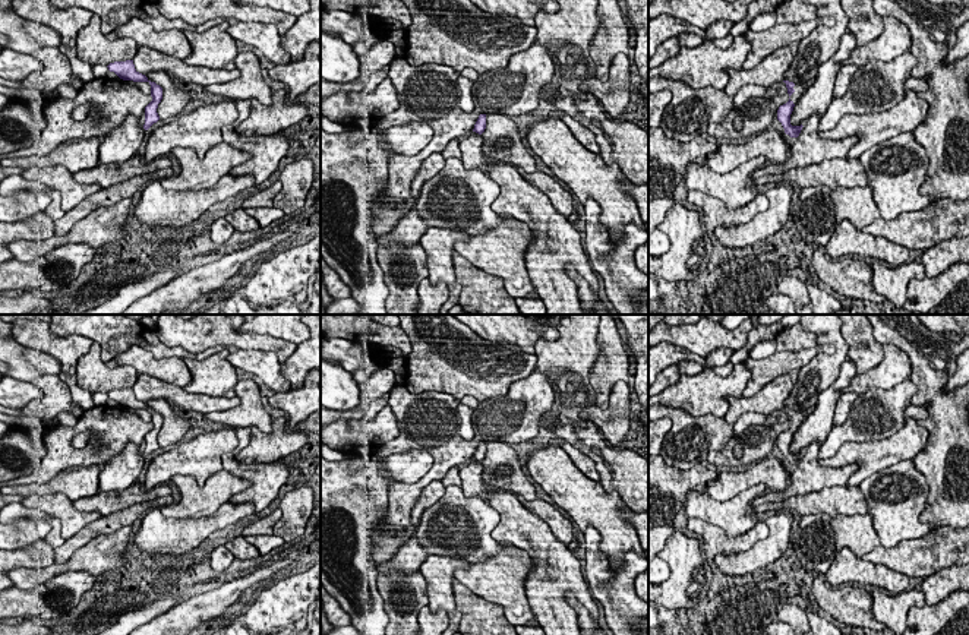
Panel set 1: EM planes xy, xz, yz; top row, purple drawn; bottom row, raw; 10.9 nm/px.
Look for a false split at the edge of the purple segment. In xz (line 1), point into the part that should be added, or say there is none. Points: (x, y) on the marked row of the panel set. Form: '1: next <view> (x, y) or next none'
1: next none

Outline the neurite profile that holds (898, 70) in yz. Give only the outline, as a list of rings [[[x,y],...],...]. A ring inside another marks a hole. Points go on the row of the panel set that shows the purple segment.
[[[912,51],[891,61],[871,60],[859,66],[845,97],[834,98],[821,116],[818,132],[831,130],[846,114],[872,114],[890,110],[905,95],[905,82],[916,66]]]

